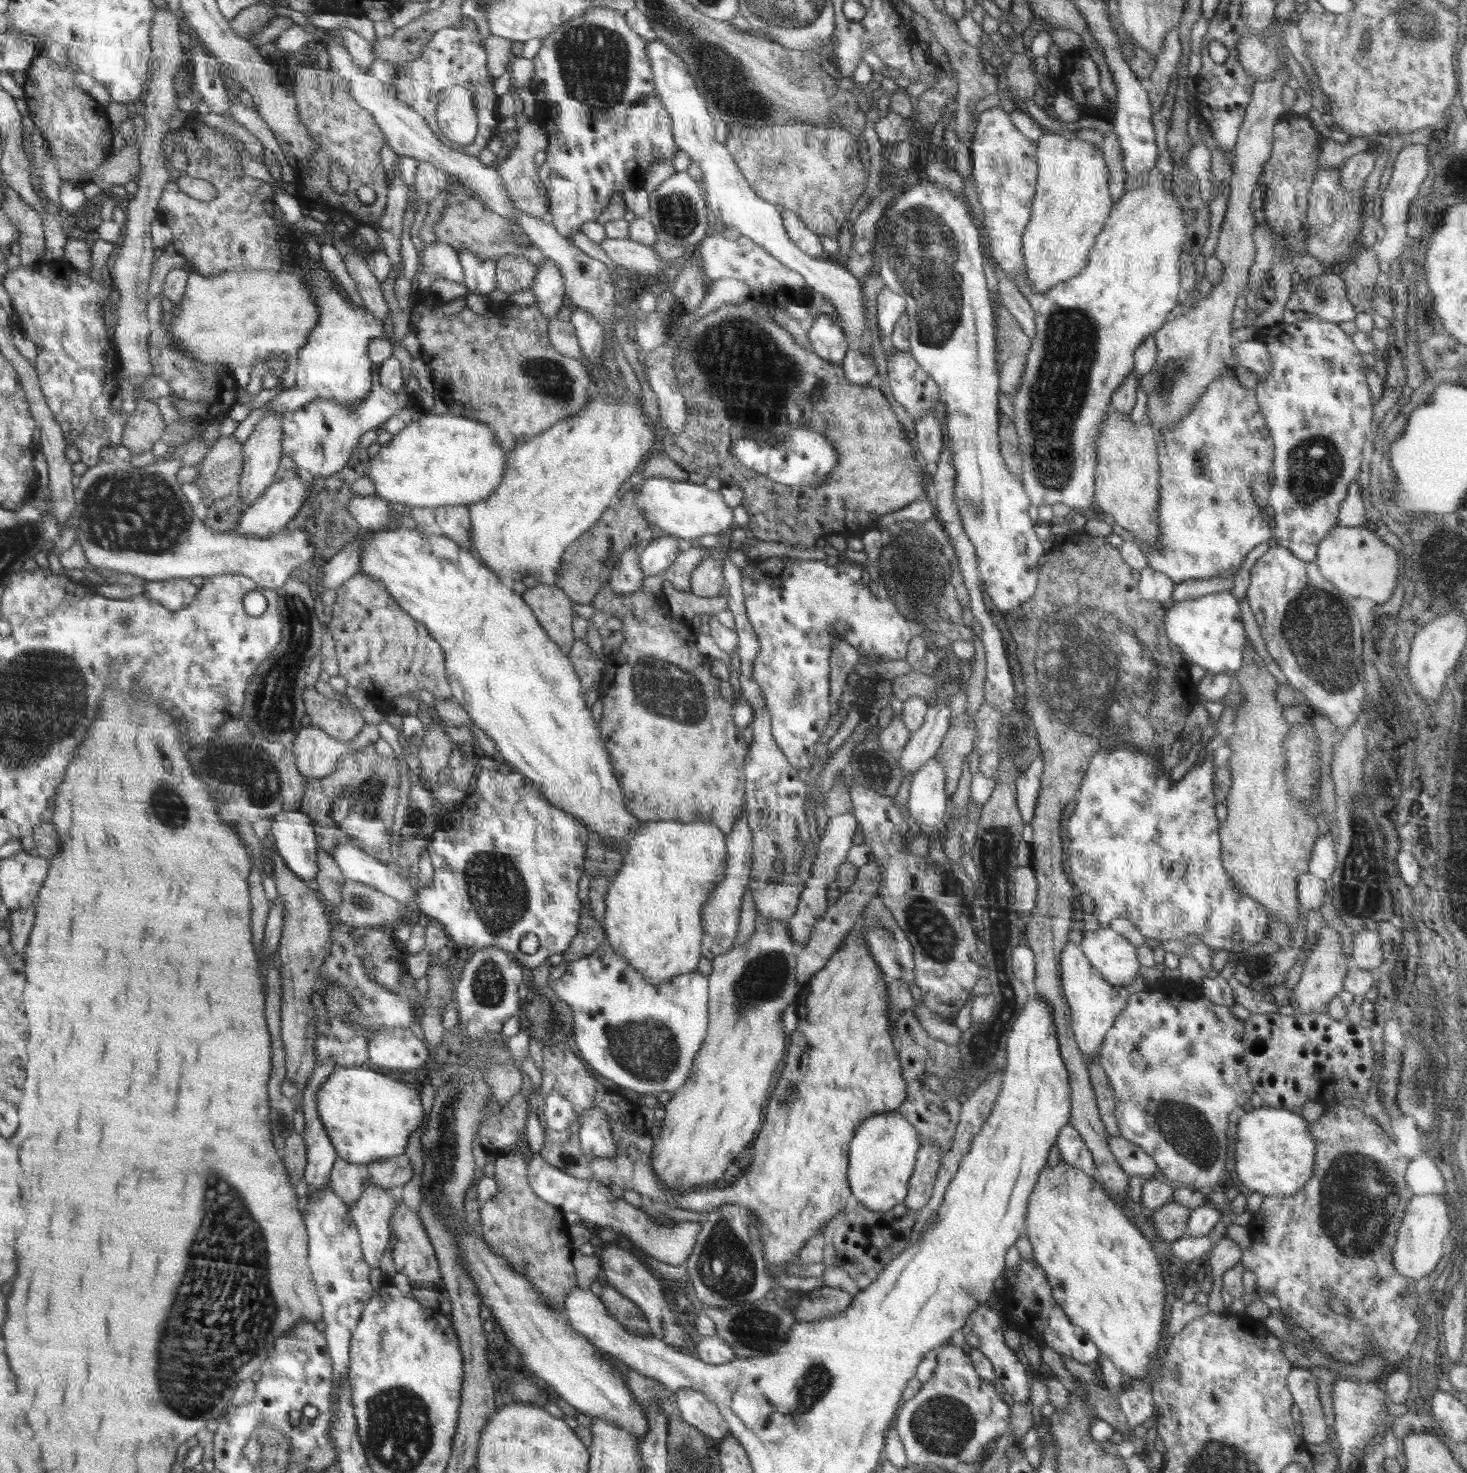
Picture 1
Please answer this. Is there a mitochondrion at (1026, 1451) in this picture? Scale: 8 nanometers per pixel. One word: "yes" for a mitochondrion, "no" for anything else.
no

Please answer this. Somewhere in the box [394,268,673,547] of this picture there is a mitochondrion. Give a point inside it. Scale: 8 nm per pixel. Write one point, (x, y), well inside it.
(545, 375)

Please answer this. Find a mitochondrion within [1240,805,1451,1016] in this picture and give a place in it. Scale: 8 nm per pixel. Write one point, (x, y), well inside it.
(1359, 868)

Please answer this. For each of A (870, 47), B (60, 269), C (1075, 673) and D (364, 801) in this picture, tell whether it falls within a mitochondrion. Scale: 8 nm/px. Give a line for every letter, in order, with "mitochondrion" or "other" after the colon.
A: other
B: other
C: mitochondrion
D: mitochondrion

